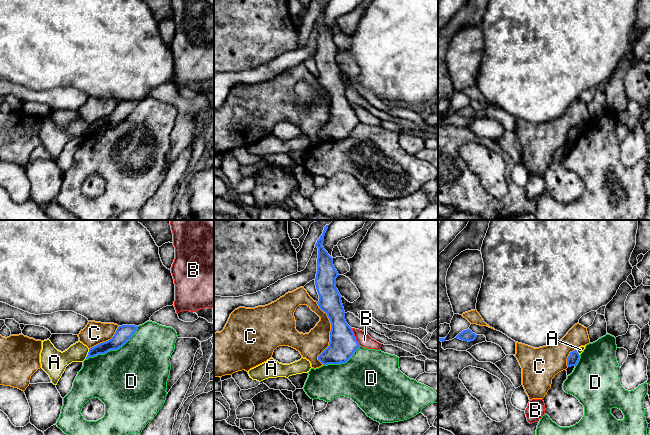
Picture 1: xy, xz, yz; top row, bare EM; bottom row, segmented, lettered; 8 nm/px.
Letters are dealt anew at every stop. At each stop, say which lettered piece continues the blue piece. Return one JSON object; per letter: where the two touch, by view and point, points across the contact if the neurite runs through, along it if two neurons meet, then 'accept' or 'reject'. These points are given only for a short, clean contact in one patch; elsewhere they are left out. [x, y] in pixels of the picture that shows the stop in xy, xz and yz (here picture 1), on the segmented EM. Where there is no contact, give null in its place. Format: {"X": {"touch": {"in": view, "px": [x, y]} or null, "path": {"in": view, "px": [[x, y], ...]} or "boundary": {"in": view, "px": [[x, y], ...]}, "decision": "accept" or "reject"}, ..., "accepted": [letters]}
{"A": {"touch": {"in": "xy", "px": [88, 354]}, "boundary": {"in": "xy", "px": [[89, 349], [85, 358]]}, "decision": "reject"}, "B": {"touch": {"in": "xz", "px": [355, 337]}, "decision": "reject"}, "C": {"touch": {"in": "xz", "px": [330, 333]}, "decision": "reject"}, "D": {"touch": {"in": "xy", "px": [113, 349]}, "decision": "reject"}, "accepted": []}

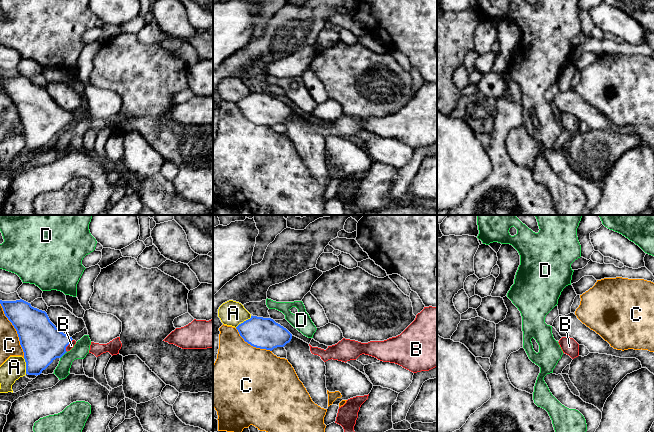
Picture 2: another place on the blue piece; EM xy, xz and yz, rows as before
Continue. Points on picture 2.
{"A": {"touch": {"in": "xz", "px": [244, 321]}, "decision": "reject"}, "B": {"touch": {"in": "xy", "px": [68, 344]}, "path": {"in": "xy", "px": [[41, 341], [68, 344], [71, 345]]}, "decision": "accept"}, "C": {"touch": {"in": "xy", "px": [16, 330]}, "decision": "reject"}, "D": {"touch": {"in": "xy", "px": [63, 354]}, "decision": "reject"}, "accepted": ["B"]}

